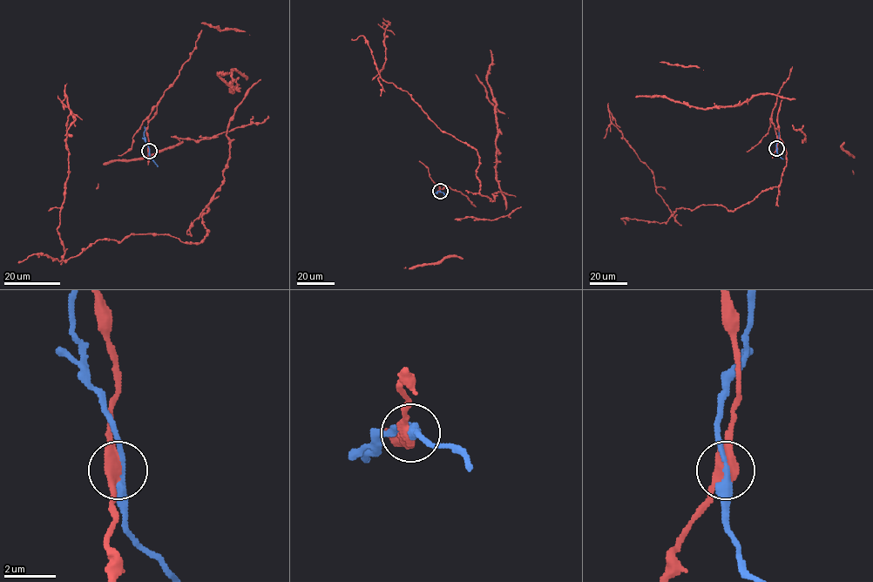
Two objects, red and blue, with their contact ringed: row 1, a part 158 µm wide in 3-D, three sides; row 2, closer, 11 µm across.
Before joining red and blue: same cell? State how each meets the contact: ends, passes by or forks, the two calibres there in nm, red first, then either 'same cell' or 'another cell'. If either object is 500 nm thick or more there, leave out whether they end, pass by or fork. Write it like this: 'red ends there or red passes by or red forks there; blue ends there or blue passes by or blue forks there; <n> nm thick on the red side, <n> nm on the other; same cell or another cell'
red passes by; blue passes by; 480 nm thick on the red side, 280 nm on the other; another cell

